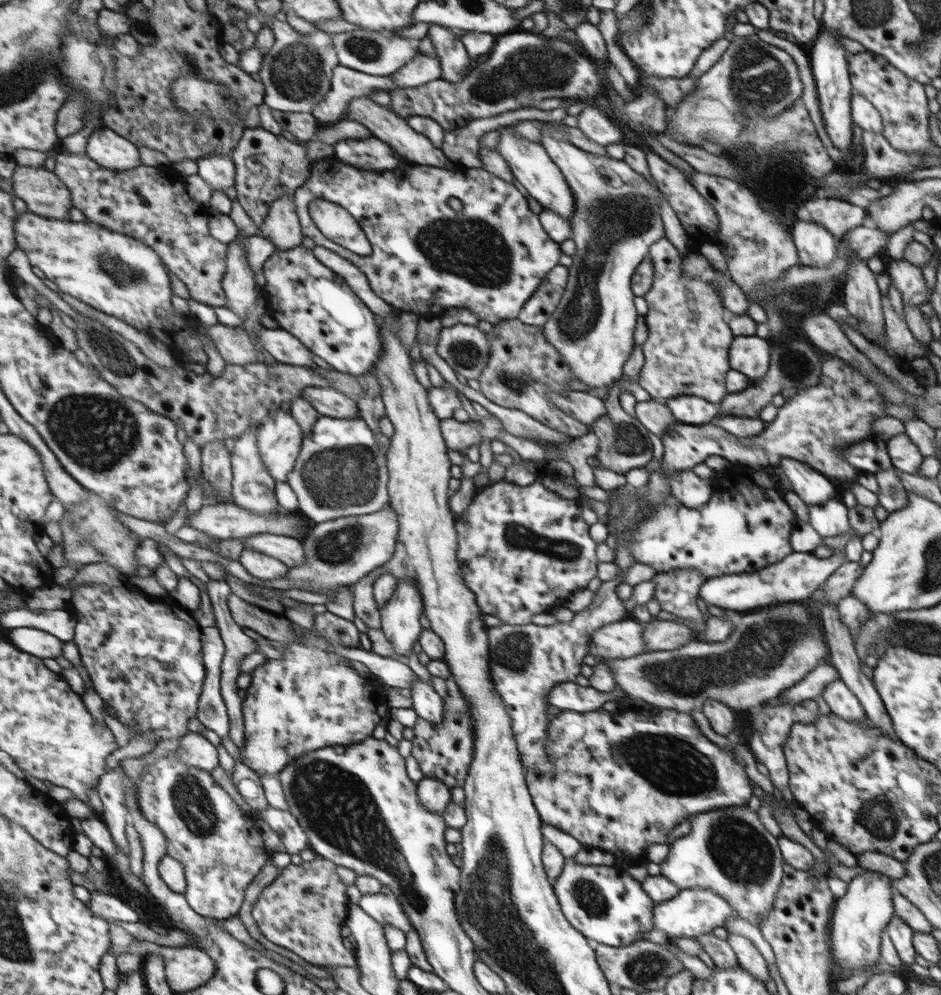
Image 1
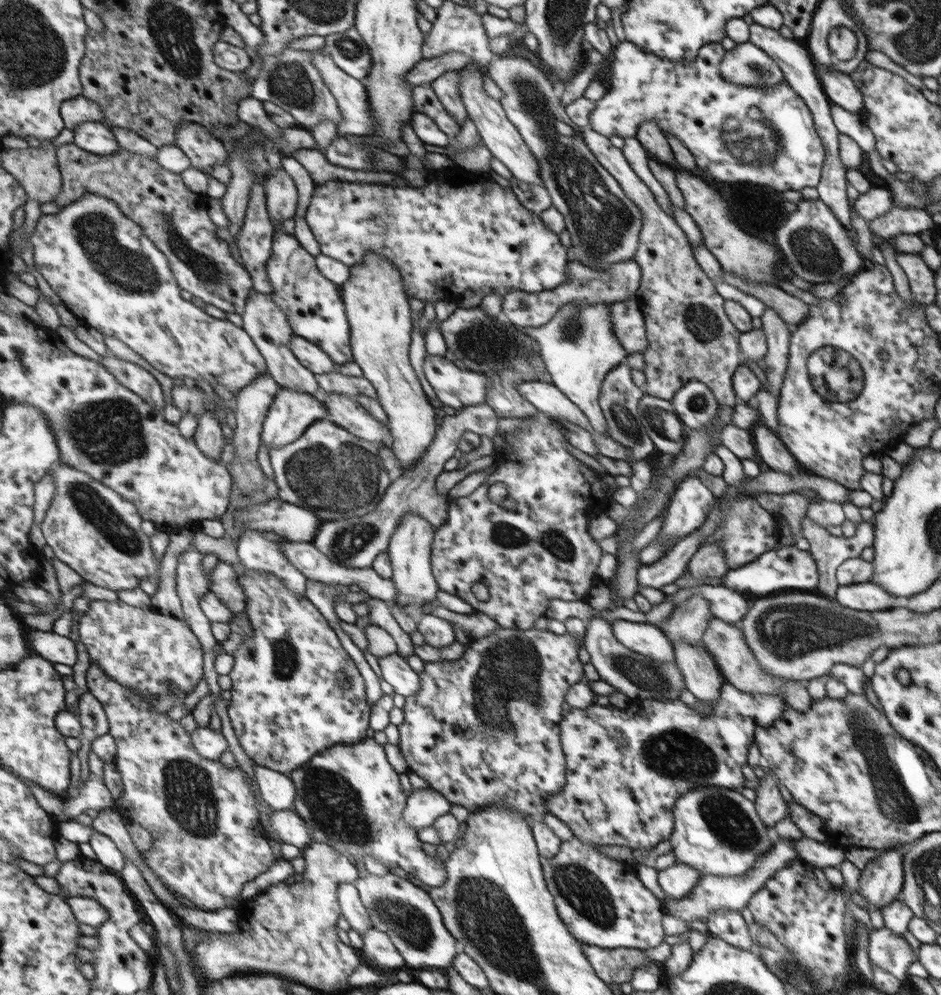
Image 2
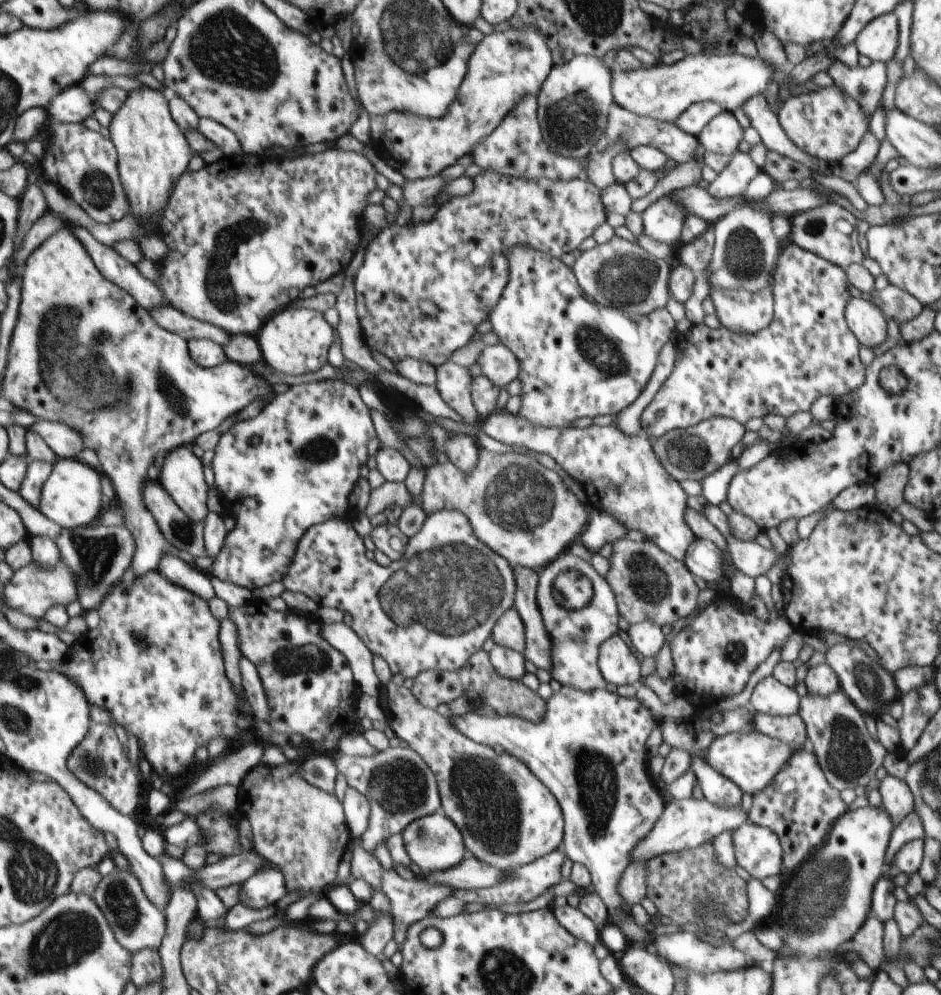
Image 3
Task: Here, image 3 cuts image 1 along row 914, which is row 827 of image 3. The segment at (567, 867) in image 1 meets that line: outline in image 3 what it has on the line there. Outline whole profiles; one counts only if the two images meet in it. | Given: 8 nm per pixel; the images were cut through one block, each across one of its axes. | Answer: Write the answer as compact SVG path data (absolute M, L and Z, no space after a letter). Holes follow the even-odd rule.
M562 687L546 702L547 714L541 723L533 723L514 715L490 718L472 710L460 716L449 716L448 719L463 735L486 746L500 744L506 752L534 770L534 774L549 787L562 806L565 819L562 848L566 849L568 858L574 863L583 864L590 871L591 882L595 892L605 902L610 922L625 934L631 944L646 942L650 932L634 921L631 908L619 893L619 883L626 867L632 862L632 852L637 842L652 832L656 822L664 816L664 802L648 778L646 764L646 741L659 720L642 706L637 697L622 697L607 689L584 692L572 687Z

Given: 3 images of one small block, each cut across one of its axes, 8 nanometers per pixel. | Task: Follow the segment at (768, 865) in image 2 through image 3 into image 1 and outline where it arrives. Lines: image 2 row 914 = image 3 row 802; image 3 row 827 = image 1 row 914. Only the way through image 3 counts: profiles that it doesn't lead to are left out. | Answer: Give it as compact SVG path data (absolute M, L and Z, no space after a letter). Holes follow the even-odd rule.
M694 887L682 889L674 898L657 903L655 911L656 926L672 938L700 937L704 933L712 933L716 926L724 926L730 918L738 917L736 909L712 889Z

